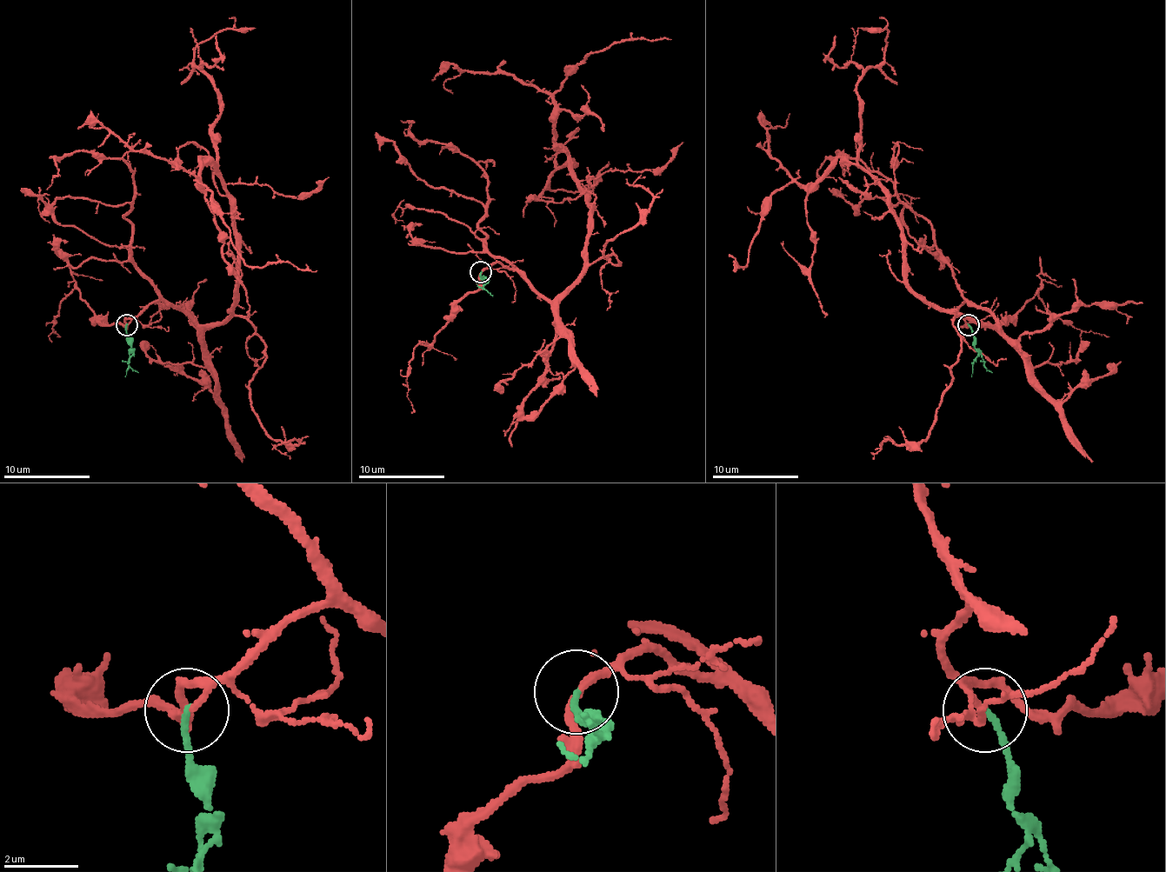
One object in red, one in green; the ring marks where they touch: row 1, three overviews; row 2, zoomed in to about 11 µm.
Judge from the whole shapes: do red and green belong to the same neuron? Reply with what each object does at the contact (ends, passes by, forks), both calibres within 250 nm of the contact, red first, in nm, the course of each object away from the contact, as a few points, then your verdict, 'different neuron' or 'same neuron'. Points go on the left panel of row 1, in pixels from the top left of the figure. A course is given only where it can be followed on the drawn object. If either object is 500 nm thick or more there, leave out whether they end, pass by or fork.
red passes by; green ends there; 110 nm thick on the red side, 150 nm on the other; red runs (127, 325), (162, 302), (217, 325), (233, 308), (233, 197), (204, 163), (200, 182), (250, 267), (317, 271); green runs (127, 325), (127, 342), (131, 347), (129, 366), (137, 373); same neuron

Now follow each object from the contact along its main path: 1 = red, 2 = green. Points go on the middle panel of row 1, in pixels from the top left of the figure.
1: (481, 272), (498, 262), (552, 301), (572, 283), (591, 209), (559, 143), (555, 93), (587, 54), (671, 38)
2: (481, 272), (481, 276), (485, 279), (483, 288), (492, 296)

